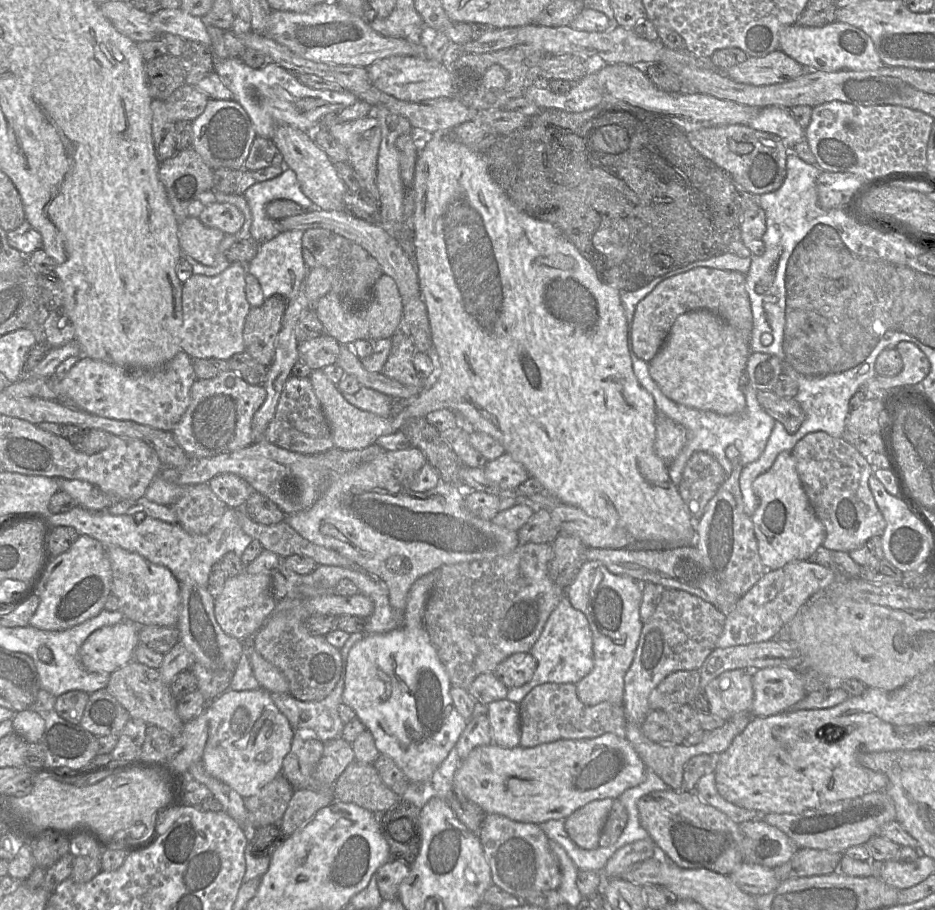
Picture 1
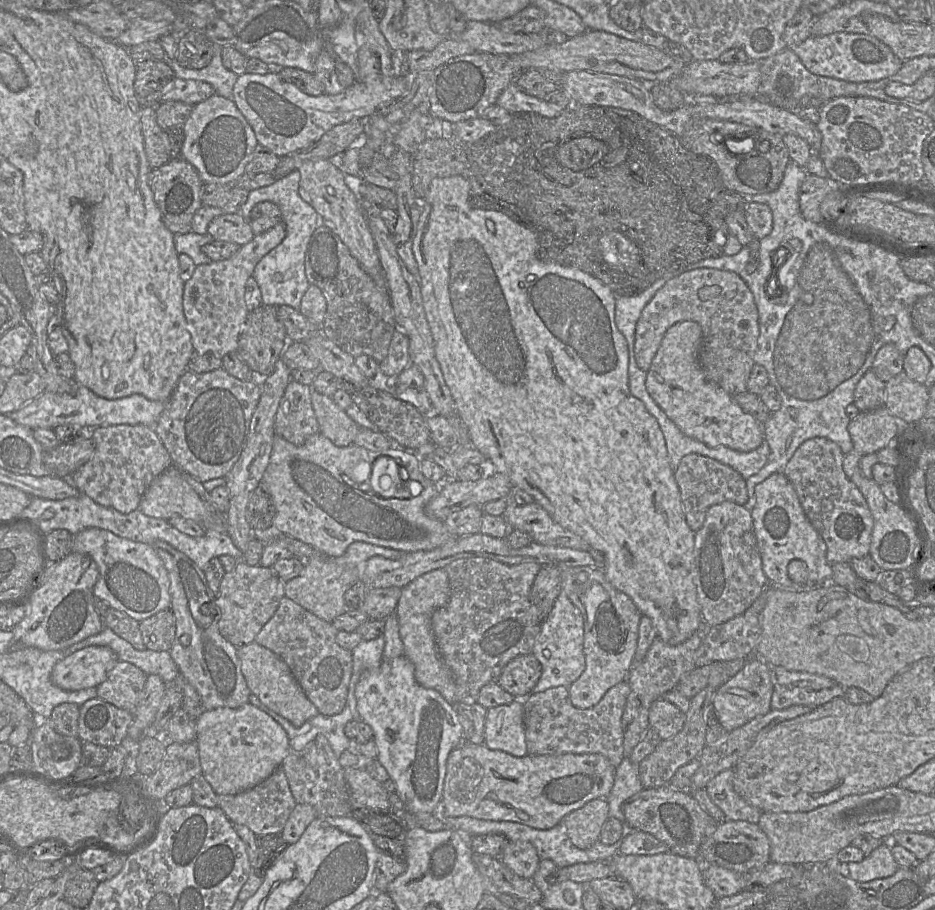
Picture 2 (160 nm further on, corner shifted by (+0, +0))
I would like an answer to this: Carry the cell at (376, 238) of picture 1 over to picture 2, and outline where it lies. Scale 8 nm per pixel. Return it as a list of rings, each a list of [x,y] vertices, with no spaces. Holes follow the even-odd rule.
[[[280,222],[268,231],[255,235],[229,259],[196,266],[183,289],[183,313],[194,354],[212,354],[222,359],[228,354],[236,353],[240,334],[249,315],[245,303],[246,282],[259,261],[277,247],[285,236],[285,224]]]

